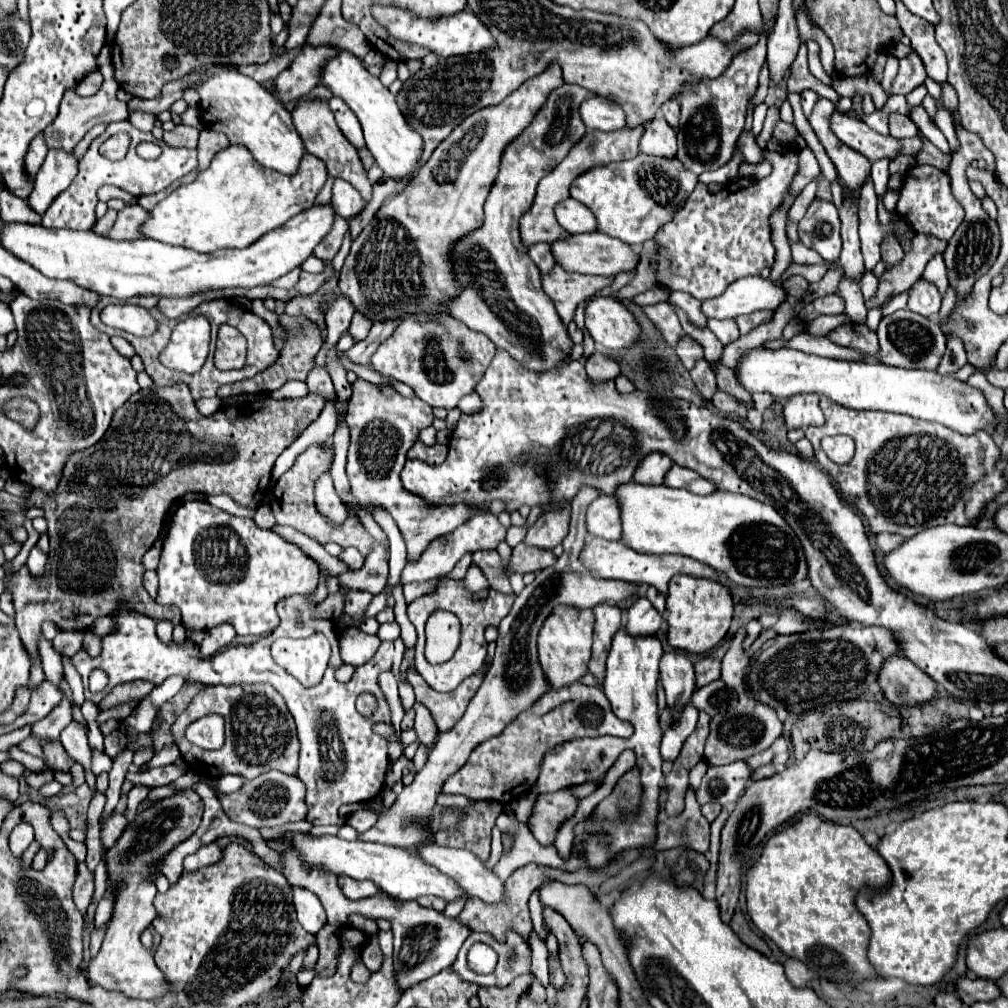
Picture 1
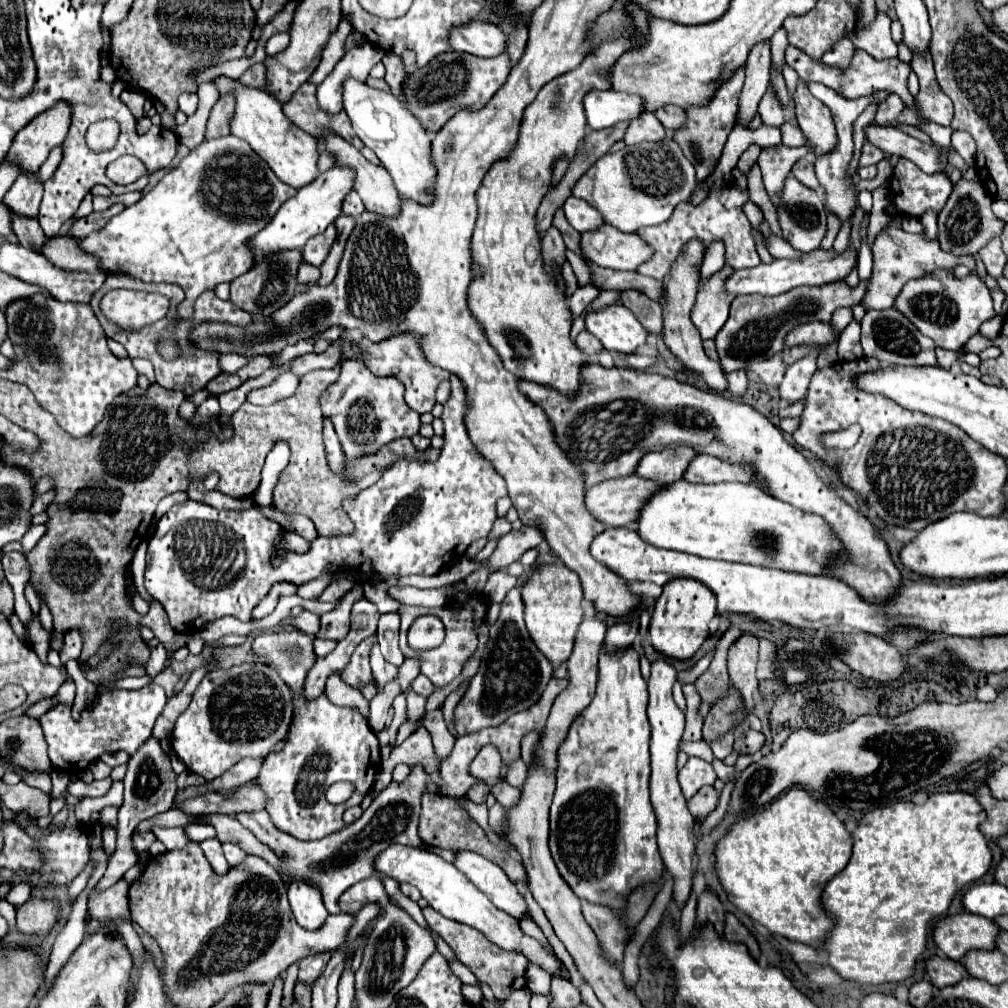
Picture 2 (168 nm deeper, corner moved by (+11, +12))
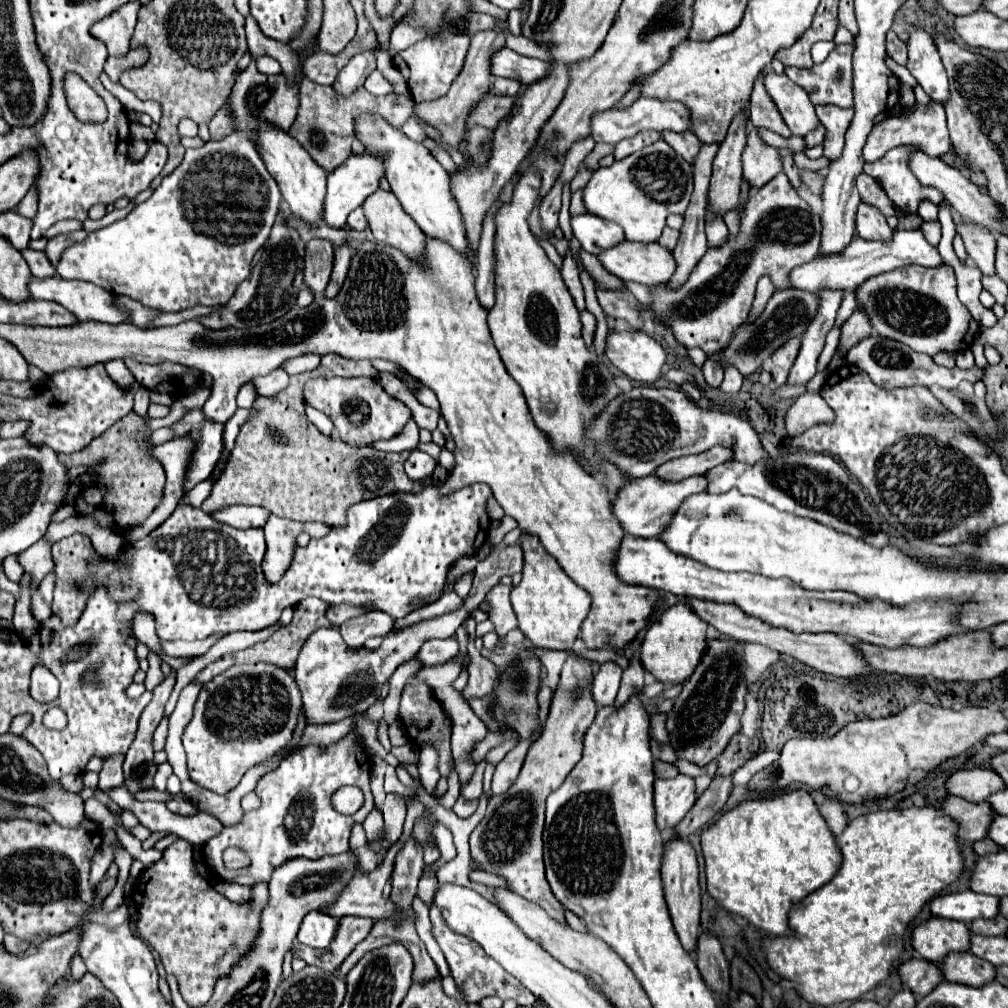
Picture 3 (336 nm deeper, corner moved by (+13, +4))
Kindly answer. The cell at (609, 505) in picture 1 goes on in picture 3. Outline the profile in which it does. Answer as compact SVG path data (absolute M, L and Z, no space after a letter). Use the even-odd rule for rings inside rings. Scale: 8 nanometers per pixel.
M652 474L652 476L646 476L644 480L630 480L616 494L612 510L614 510L614 516L620 520L626 534L640 536L640 538L656 538L670 526L672 516L678 512L680 504L692 494L706 492L706 488L708 488L706 476L690 476L678 482L668 482Z

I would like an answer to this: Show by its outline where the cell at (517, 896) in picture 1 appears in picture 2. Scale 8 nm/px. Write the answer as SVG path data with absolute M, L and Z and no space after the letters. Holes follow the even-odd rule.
M424 908L424 918L428 922L428 926L442 936L444 942L448 942L448 946L456 952L456 958L468 966L476 978L484 984L488 984L494 992L494 996L498 1000L506 1000L510 996L512 990L516 988L522 988L526 984L524 980L524 974L526 974L526 958L520 954L520 952L508 952L508 950L502 950L502 948L496 948L494 942L490 942L486 936L482 936L480 930L472 928L472 926L466 926L466 924L460 924L460 922L452 922L450 918L442 916L440 912L436 912L434 908Z

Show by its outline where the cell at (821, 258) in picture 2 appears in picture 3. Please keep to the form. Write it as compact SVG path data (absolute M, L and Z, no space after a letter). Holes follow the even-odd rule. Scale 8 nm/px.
M896 230L892 234L890 240L862 240L860 236L856 240L852 240L852 244L836 254L836 256L816 256L812 262L796 268L790 276L790 284L792 288L798 288L798 290L808 290L808 292L814 292L818 294L820 288L844 288L846 292L854 290L862 280L870 278L870 276L876 276L876 274L882 274L882 272L890 272L890 270L896 270L896 268L902 268L902 266L910 266L910 264L916 264L916 266L924 266L924 268L938 268L938 266L944 266L944 260L942 256L938 254L938 248L932 246L922 230Z

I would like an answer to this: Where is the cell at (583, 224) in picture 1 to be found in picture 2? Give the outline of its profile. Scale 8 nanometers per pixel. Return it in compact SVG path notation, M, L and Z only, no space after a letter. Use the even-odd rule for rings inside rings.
M574 196L566 198L564 214L566 214L566 220L570 222L570 226L576 228L578 232L588 232L588 230L594 230L604 224L602 216L598 216L598 212L594 212L594 208L590 208L590 204L586 204L584 200L578 200Z

